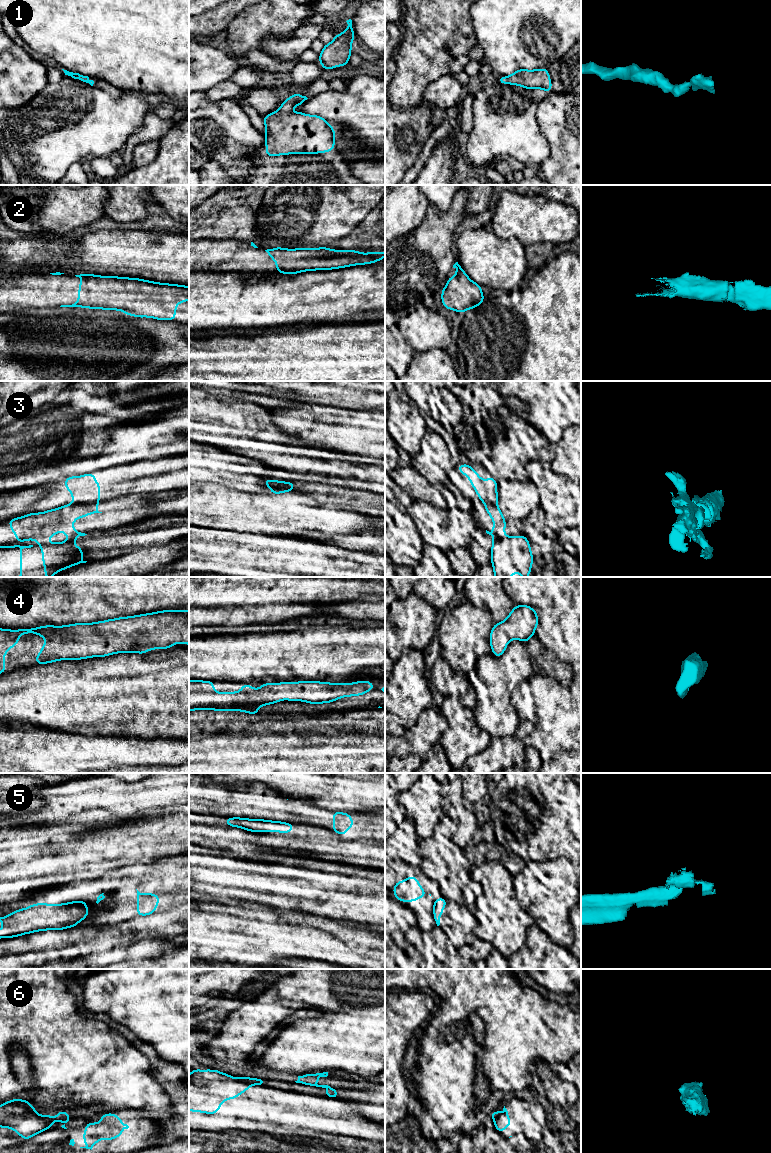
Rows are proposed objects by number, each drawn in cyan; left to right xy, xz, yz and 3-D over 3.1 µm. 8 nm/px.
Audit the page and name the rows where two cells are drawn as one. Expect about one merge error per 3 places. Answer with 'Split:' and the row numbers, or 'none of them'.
Split: 3, 5, 6

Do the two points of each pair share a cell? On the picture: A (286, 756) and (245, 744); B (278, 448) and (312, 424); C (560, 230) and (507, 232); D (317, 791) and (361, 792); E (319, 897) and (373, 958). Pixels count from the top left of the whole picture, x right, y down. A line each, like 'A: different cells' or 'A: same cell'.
A: same cell
B: same cell
C: same cell
D: same cell
E: different cells

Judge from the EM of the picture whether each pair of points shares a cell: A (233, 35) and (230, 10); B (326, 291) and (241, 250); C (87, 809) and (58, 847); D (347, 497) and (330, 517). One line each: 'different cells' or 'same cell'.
A: different cells
B: different cells
C: different cells
D: different cells

